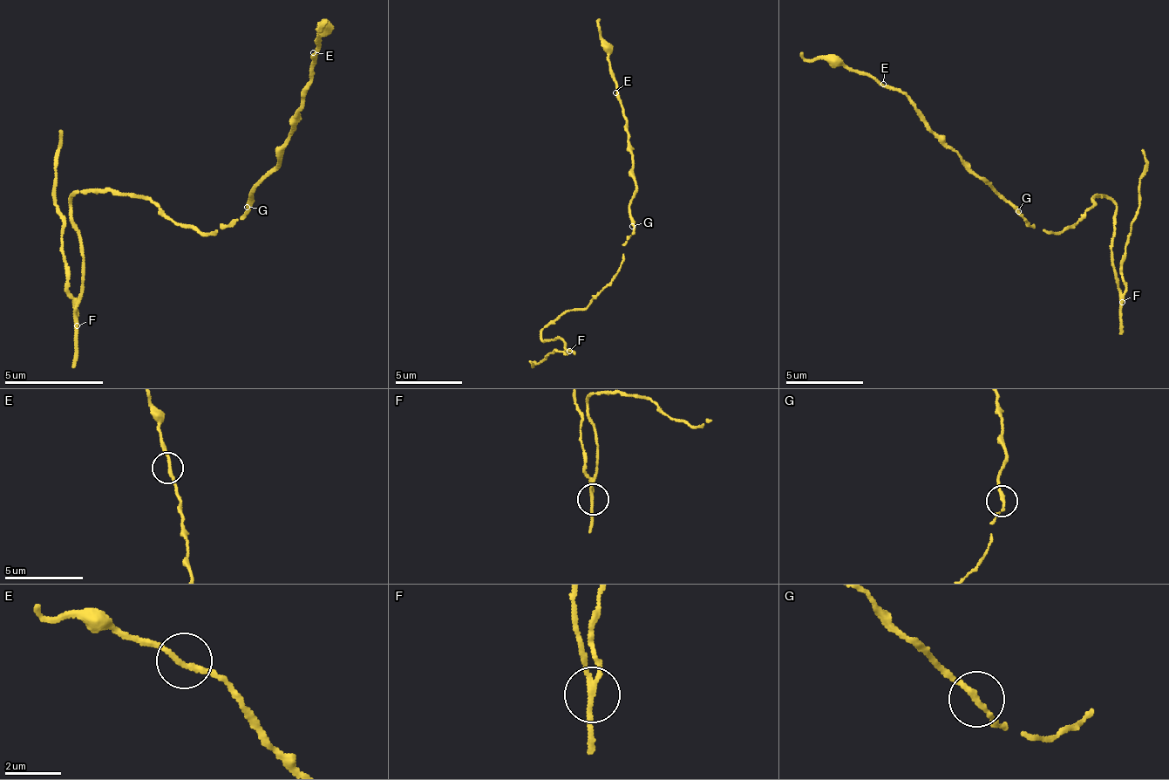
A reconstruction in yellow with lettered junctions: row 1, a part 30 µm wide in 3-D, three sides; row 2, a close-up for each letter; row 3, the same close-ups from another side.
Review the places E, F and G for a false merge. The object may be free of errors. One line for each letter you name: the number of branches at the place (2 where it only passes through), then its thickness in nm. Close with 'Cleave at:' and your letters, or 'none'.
F: branches 2; calibre 200 nm
Cleave at: F

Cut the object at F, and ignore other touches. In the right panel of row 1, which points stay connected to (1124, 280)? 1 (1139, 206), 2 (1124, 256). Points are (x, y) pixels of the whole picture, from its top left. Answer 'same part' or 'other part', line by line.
1: same part
2: same part

